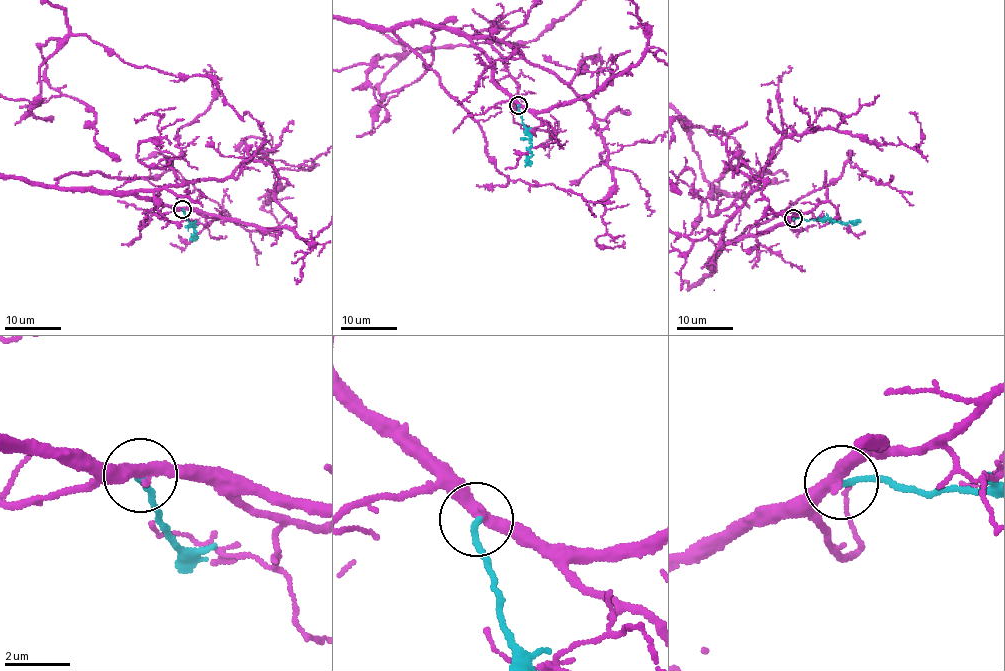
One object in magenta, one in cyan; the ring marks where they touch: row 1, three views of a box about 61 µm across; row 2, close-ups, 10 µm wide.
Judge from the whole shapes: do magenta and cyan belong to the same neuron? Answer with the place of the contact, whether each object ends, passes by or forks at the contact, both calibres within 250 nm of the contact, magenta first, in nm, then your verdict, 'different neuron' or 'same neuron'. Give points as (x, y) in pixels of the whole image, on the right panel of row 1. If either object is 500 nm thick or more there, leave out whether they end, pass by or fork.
place (793, 218); magenta passes by; cyan ends; calibres 380 and 170 nm; different neuron

